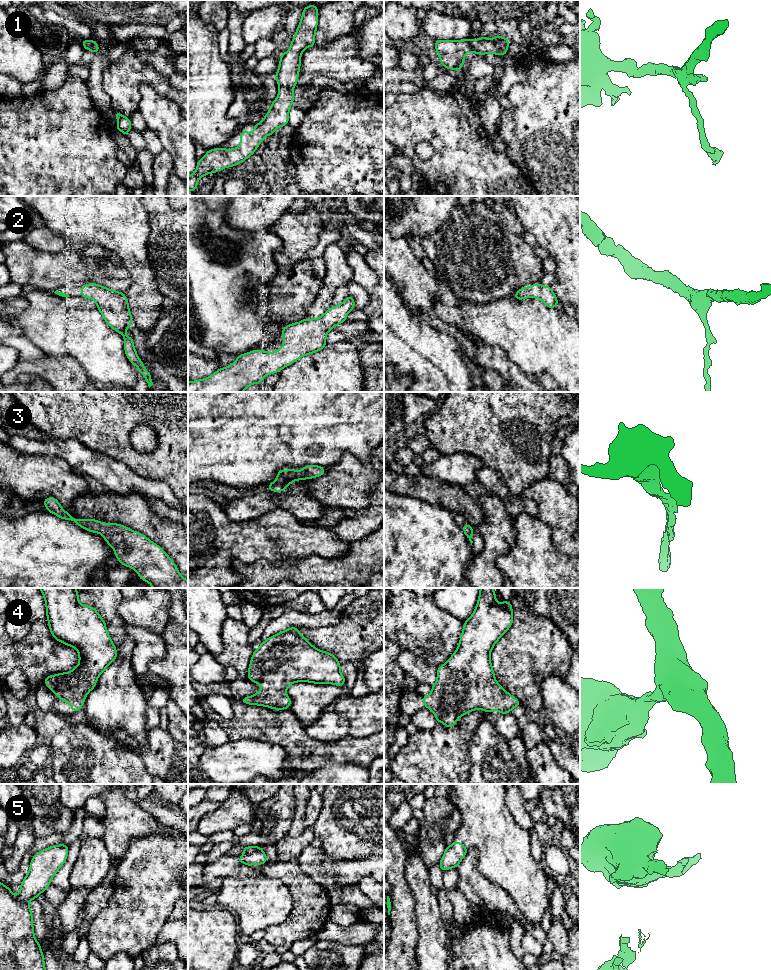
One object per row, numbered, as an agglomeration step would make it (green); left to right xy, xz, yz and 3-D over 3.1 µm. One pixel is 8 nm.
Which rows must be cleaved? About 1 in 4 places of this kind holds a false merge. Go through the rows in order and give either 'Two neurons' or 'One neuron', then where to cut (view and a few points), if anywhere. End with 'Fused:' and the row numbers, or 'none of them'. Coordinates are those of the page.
1: One neuron. No split
2: One neuron. No split
3: One neuron. No split
4: One neuron. No split
5: One neuron. No split
Fused: none of them

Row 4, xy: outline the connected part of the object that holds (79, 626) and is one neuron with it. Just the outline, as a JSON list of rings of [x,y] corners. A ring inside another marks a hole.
[[[39,588],[46,604],[46,615],[51,635],[60,643],[76,648],[79,664],[68,673],[49,675],[44,684],[59,700],[70,704],[73,712],[83,708],[87,694],[95,688],[98,677],[117,658],[117,649],[107,631],[106,623],[92,606],[78,601],[76,588]]]

